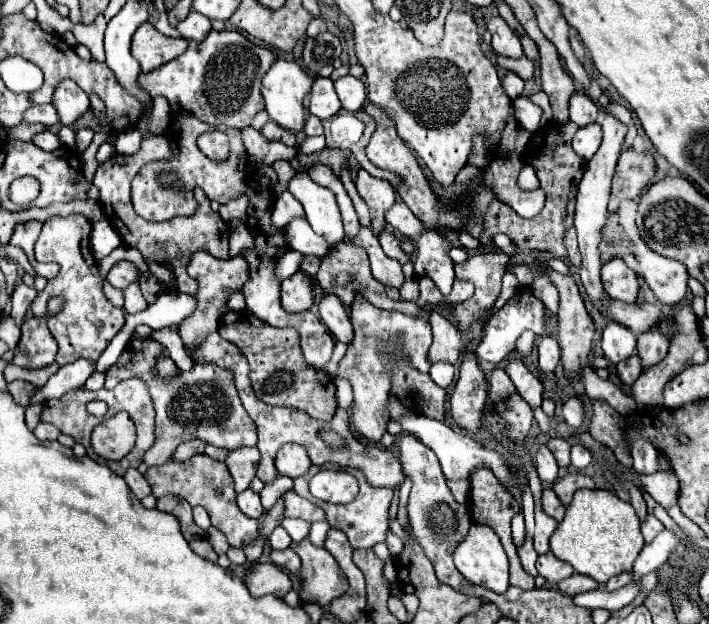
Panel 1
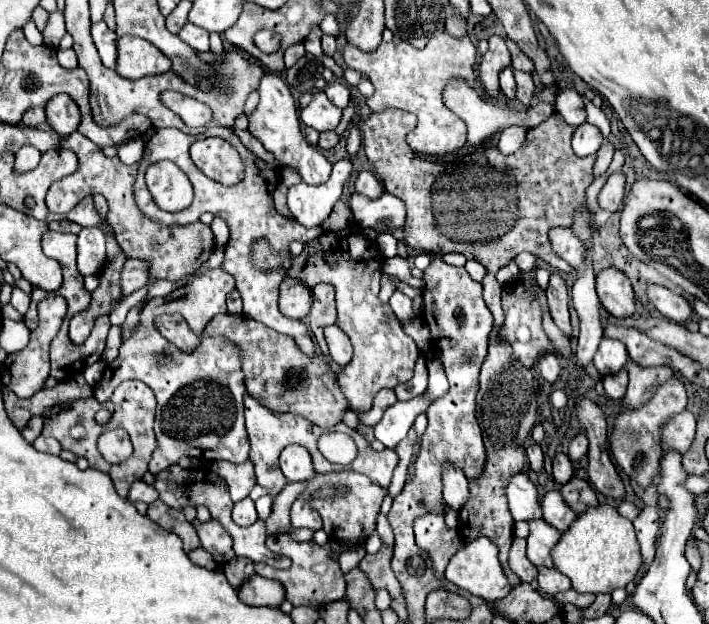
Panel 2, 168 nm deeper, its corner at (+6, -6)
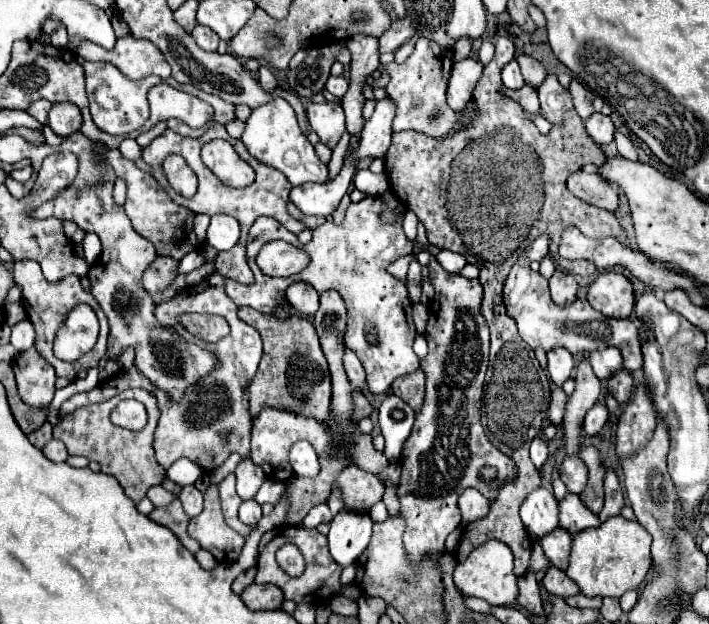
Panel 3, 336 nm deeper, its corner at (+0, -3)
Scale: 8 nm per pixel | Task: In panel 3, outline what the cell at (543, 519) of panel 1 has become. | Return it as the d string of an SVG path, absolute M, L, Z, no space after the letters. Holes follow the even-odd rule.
M557 528L555 532L551 532L551 536L545 536L541 540L541 548L545 556L549 558L551 566L559 570L567 570L569 554L571 554L571 540L573 540L571 534L563 528Z

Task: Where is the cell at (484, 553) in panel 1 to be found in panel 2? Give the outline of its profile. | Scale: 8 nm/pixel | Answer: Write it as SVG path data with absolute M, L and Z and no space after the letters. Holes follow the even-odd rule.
M479 537L479 539L463 543L459 547L459 551L451 557L447 571L445 571L445 577L447 577L447 581L455 583L457 587L461 587L461 589L469 591L471 595L477 595L489 603L503 599L511 591L507 577L503 575L503 569L497 559L497 545L487 537Z

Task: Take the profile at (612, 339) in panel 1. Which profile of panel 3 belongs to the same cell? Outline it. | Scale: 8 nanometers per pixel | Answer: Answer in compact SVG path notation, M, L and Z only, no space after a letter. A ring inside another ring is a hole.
M603 348L603 350L589 352L587 362L591 364L591 368L599 380L613 376L623 366L623 358L619 356L617 348Z

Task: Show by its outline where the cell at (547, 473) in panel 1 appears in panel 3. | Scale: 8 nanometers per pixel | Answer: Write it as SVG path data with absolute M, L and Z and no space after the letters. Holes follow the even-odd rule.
M535 436L531 442L531 460L537 468L541 468L547 462L547 442L539 436Z

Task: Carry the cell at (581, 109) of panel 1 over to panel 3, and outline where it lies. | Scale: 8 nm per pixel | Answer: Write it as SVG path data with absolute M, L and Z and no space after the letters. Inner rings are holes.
M573 80L571 86L569 86L569 92L573 96L573 102L575 102L575 110L577 114L587 120L591 114L593 114L593 92L587 90L579 80Z

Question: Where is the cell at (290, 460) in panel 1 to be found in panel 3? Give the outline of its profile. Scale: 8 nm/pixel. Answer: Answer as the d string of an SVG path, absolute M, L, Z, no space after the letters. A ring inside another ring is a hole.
M301 440L297 444L293 444L291 448L291 466L293 466L293 472L297 476L315 476L319 472L319 460L317 460L317 452L315 448Z

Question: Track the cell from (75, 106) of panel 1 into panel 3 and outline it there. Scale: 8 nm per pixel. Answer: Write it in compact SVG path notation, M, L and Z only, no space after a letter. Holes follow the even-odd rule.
M71 102L55 104L49 112L49 122L47 124L51 126L51 130L57 136L67 138L67 136L75 134L81 128L81 112Z

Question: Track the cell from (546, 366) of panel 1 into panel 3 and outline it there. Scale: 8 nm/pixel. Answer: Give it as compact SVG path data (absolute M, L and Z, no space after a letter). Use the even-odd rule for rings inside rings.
M551 348L547 352L547 358L549 358L549 366L547 366L549 376L557 386L561 386L571 376L575 360L571 352L567 352L565 348Z

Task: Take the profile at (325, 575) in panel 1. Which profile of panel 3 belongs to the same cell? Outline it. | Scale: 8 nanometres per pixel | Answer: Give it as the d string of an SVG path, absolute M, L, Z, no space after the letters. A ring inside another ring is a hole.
M279 526L273 528L271 532L267 532L267 536L263 536L261 544L259 544L259 558L257 558L257 574L255 574L255 582L257 584L275 584L283 590L285 600L293 600L293 602L307 602L313 606L323 606L325 602L329 602L341 588L339 582L341 576L341 568L335 564L335 560L331 560L329 548L327 548L327 538L323 534L319 534L317 530L307 530L307 528L297 528L297 526ZM285 544L295 544L307 562L305 572L299 578L291 578L287 576L281 568L277 568L275 562L275 550L285 546Z

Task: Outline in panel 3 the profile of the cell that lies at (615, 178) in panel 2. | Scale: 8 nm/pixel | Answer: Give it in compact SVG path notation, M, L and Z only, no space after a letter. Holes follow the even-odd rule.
M579 170L567 180L567 188L583 202L593 204L597 208L611 210L611 212L617 208L619 202L617 188L613 184L605 184L605 180L601 180L601 176L597 174L587 174Z

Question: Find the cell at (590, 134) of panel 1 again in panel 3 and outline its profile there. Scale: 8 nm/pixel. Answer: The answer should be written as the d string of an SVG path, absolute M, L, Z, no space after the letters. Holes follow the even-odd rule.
M595 112L595 114L585 122L585 130L587 130L587 134L589 134L599 146L609 144L609 142L613 140L613 132L615 132L611 118L605 116L605 114L599 114L599 112Z

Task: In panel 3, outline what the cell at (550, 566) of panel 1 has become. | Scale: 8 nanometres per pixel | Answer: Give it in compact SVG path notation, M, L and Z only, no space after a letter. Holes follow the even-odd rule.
M551 566L543 578L543 586L547 592L555 594L555 596L561 596L561 598L567 598L567 596L575 596L579 594L579 586L567 578L567 574L555 566Z

